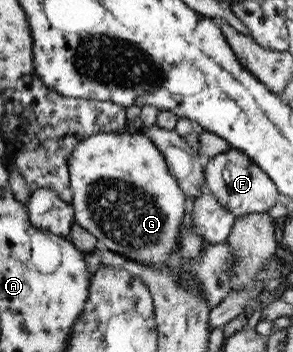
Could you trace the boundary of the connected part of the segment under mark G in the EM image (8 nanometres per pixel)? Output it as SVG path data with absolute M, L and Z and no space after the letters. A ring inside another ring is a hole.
M125 130L88 135L88 137L84 137L84 139L80 139L80 141L76 143L66 162L68 162L69 187L73 192L72 199L70 199L69 202L72 204L73 222L82 226L92 237L96 238L99 246L114 251L114 253L118 253L118 255L124 255L124 257L128 257L128 259L134 259L134 261L138 261L138 263L142 263L142 265L146 265L146 267L152 267L152 269L156 269L156 271L164 269L166 263L170 261L170 255L178 249L178 227L182 225L184 213L188 211L191 199L186 197L178 188L174 177L170 175L168 168L166 168L164 156L160 154L160 151L156 149L156 146L148 139L148 136L144 135L142 132L130 134Z

